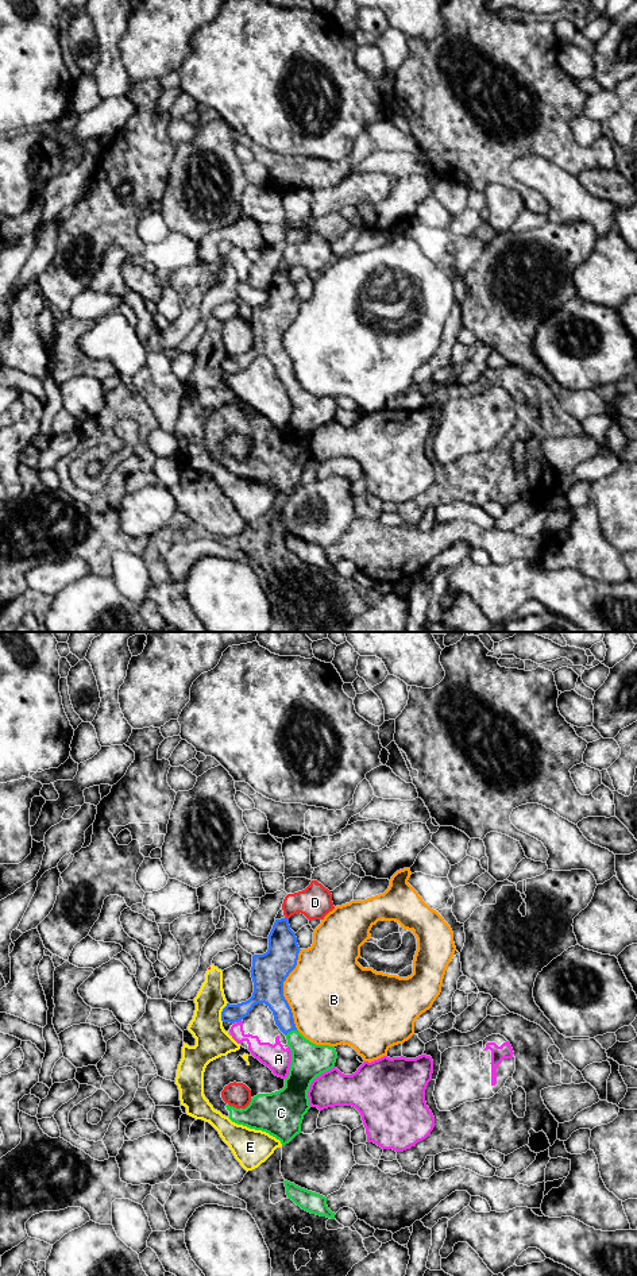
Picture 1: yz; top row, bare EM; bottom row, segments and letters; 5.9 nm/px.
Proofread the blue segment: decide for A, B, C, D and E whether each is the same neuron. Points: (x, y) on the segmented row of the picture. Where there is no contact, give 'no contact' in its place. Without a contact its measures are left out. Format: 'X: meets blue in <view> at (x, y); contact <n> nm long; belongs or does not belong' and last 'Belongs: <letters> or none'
A: meets blue in yz at (238, 1021); contact 40 nm long; does not belong
B: meets blue in yz at (282, 990); contact 480 nm long; does not belong
C: meets blue in yz at (290, 1030); contact 80 nm long; belongs
D: meets blue in yz at (286, 918); contact 30 nm long; does not belong
E: meets blue in yz at (222, 1012); contact 120 nm long; does not belong
Belongs: C

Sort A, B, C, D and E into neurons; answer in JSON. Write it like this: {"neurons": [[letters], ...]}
{"neurons": [["A"], ["B"], ["C"], ["D", "E"]]}

